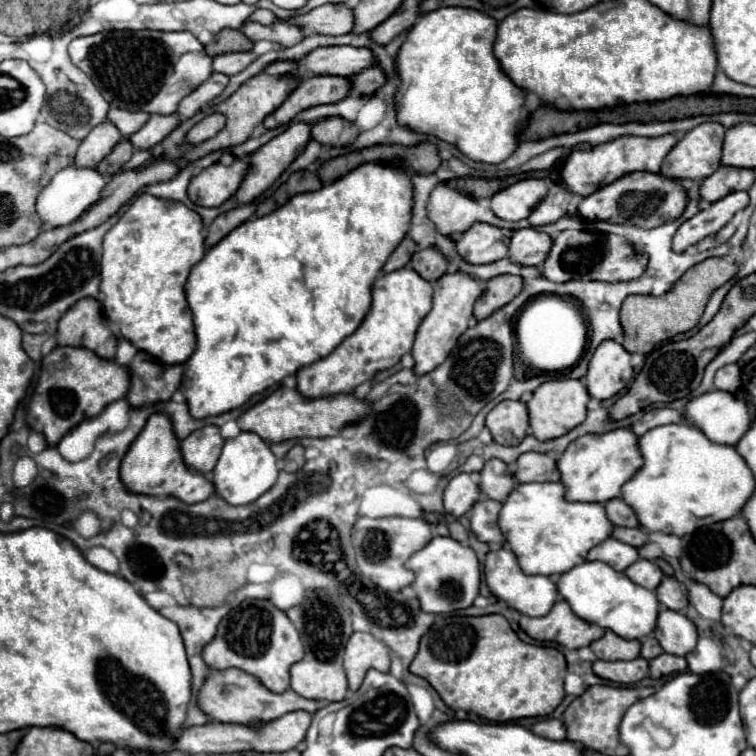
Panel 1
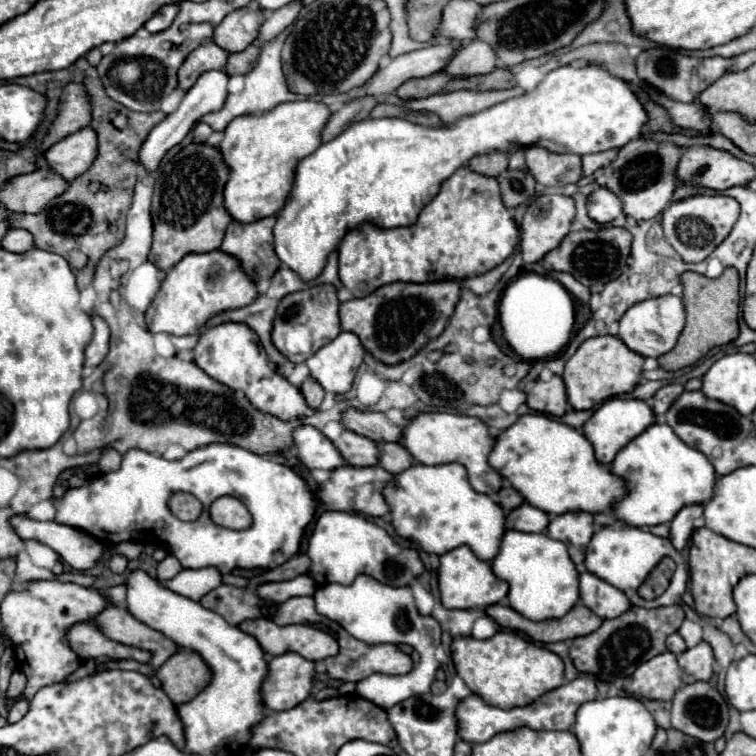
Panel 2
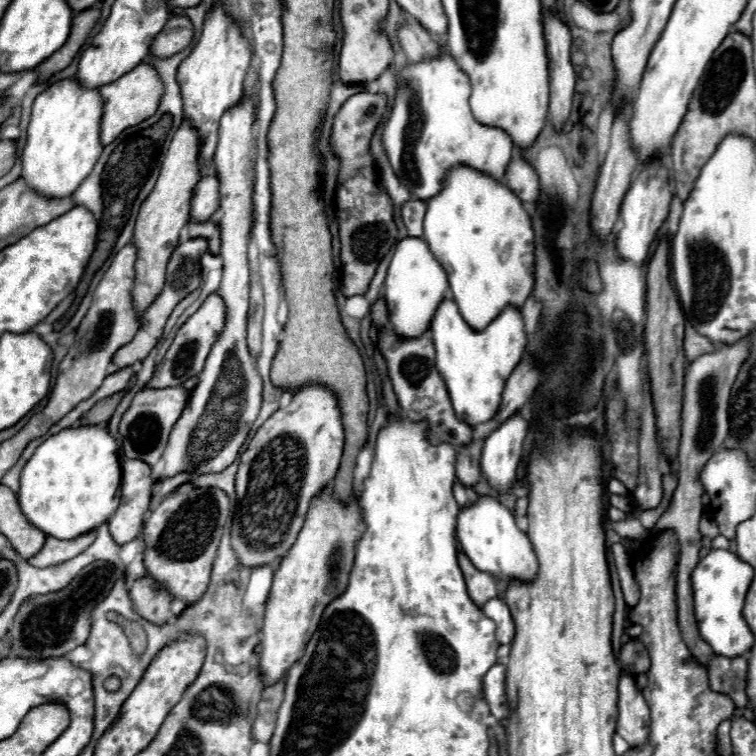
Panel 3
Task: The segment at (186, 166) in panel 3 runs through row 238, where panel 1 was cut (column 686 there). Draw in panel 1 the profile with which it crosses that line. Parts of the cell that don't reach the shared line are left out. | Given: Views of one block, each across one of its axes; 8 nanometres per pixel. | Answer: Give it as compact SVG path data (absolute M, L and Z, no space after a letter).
M704 122L686 132L668 152L660 174L670 178L708 178L720 168L726 128L718 122Z

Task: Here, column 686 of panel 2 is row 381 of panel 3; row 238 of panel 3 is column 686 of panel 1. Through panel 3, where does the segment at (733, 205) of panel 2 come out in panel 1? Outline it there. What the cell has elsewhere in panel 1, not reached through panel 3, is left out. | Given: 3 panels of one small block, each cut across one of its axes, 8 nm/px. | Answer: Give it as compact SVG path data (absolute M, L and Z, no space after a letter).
M732 192L728 196L724 196L722 200L714 202L710 208L700 210L694 218L686 220L672 242L672 250L674 252L684 252L688 246L700 242L706 236L714 236L722 226L726 226L732 216L738 210L744 210L750 204L750 196L748 192Z

